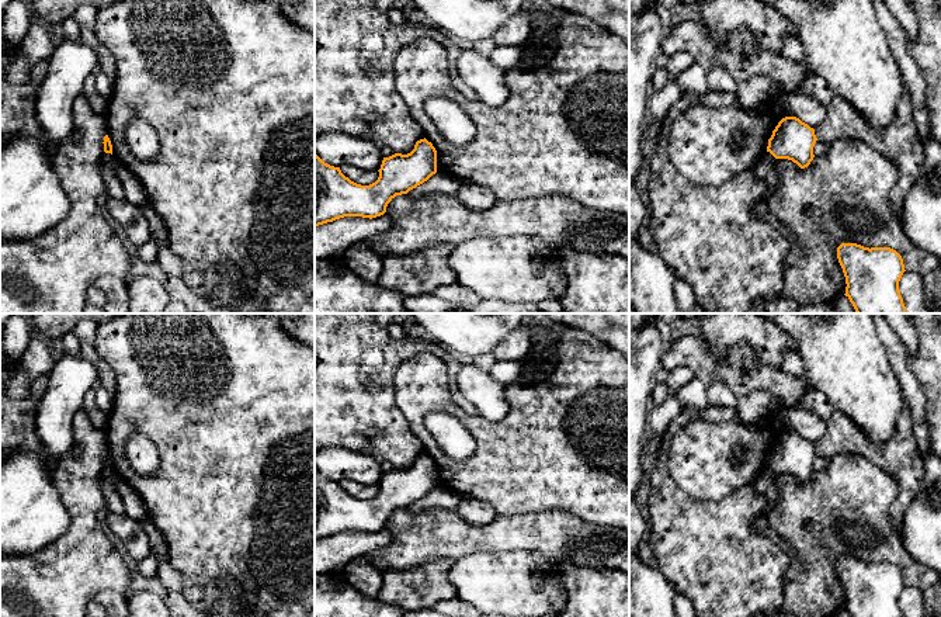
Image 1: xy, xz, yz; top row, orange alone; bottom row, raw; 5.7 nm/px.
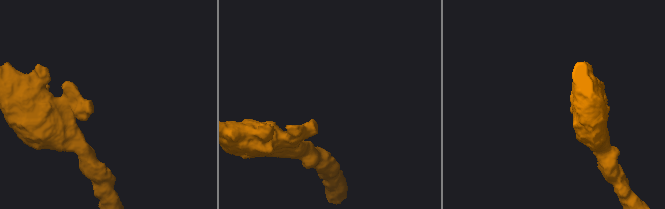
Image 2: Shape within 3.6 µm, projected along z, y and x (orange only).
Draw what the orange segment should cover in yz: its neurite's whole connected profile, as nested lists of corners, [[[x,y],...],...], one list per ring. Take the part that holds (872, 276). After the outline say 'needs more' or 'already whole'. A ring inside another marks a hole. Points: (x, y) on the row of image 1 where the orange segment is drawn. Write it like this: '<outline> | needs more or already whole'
[[[841,243],[837,259],[845,277],[845,297],[857,313],[906,313],[899,291],[904,264],[890,247]]] | already whole

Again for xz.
[[[426,138],[416,142],[414,149],[407,153],[395,153],[383,157],[379,177],[369,186],[361,186],[346,177],[340,167],[324,163],[315,153],[315,228],[344,216],[376,218],[386,212],[388,204],[402,194],[427,181],[437,173],[437,150]]] | already whole

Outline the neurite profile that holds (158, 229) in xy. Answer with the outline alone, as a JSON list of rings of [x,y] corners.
[[[149,204],[142,211],[149,222],[150,239],[156,239],[159,242],[167,240],[166,225],[152,205]]]

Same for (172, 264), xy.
[[[166,245],[159,249],[157,263],[169,275],[181,278],[184,273],[183,261],[174,256]]]

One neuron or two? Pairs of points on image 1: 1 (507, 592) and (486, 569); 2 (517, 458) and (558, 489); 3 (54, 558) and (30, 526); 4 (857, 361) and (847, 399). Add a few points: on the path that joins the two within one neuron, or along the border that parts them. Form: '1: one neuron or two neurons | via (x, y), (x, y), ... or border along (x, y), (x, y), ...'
1: one neuron | via (502, 586), (490, 575)
2: one neuron | via (527, 463), (531, 463), (548, 479)
3: two neurons | border along (70, 524), (37, 551), (14, 555)
4: one neuron | via (854, 371), (854, 390)

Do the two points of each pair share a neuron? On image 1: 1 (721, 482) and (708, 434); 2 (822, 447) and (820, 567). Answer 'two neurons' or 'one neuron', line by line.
1: one neuron
2: two neurons

